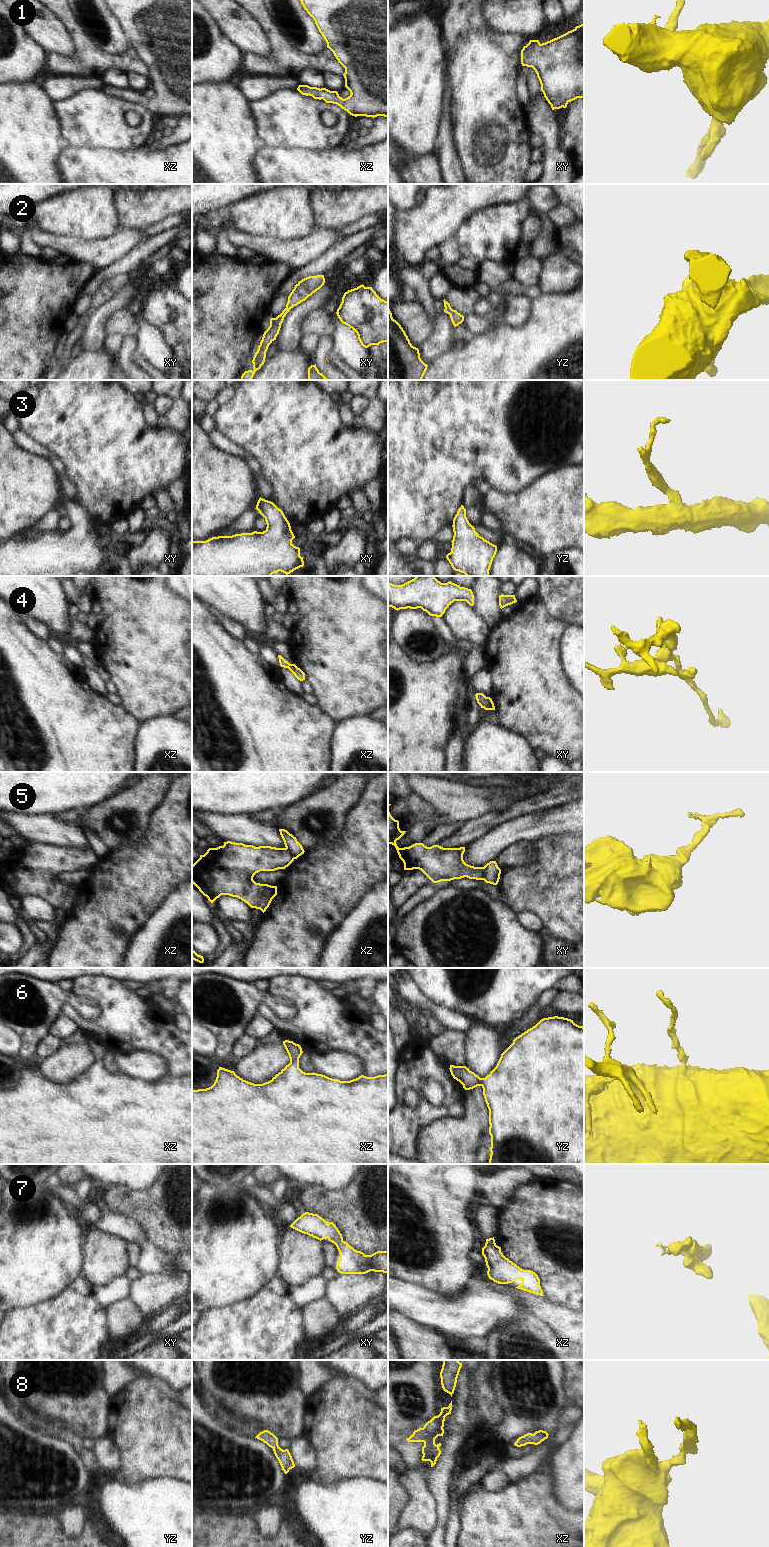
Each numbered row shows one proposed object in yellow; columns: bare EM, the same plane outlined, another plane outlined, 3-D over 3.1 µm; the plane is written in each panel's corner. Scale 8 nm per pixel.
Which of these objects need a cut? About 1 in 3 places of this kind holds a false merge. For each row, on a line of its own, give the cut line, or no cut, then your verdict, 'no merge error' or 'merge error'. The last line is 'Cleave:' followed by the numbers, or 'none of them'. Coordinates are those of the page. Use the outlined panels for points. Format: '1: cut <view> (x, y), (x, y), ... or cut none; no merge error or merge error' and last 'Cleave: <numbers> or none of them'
1: cut none; no merge error
2: cut none; no merge error
3: cut none; no merge error
4: cut none; no merge error
5: cut xy (483, 867), (482, 879); merge error
6: cut none; no merge error
7: cut none; no merge error
8: cut none; no merge error
Cleave: 5

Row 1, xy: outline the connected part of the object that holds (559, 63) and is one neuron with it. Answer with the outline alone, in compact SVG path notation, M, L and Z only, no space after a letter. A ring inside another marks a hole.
M584 24L542 44L530 40L521 50L521 64L535 70L552 110L584 98Z

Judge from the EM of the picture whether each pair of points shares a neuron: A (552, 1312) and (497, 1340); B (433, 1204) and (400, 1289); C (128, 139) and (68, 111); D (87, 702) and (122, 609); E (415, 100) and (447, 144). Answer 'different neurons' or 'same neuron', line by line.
A: different neurons
B: different neurons
C: same neuron
D: different neurons
E: different neurons

